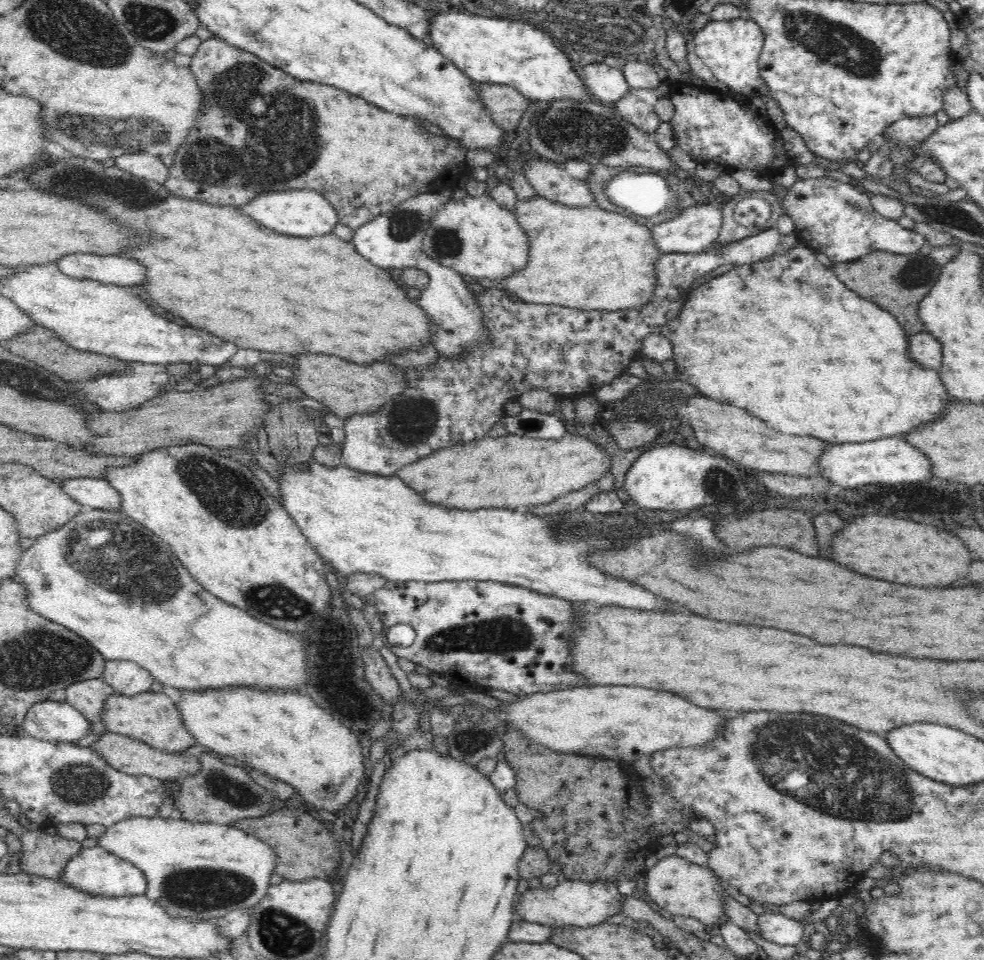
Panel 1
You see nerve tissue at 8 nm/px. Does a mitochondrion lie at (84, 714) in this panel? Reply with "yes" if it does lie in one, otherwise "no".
no

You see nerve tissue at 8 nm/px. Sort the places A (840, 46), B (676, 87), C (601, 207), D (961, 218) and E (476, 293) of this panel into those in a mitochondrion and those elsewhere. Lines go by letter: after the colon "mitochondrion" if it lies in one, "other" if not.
A: mitochondrion
B: other
C: other
D: mitochondrion
E: other

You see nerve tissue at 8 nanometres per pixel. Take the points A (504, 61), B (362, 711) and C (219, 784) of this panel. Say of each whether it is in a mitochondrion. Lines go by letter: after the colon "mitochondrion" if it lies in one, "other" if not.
A: other
B: other
C: mitochondrion

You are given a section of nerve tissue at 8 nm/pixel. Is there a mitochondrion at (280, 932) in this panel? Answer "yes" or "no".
yes

